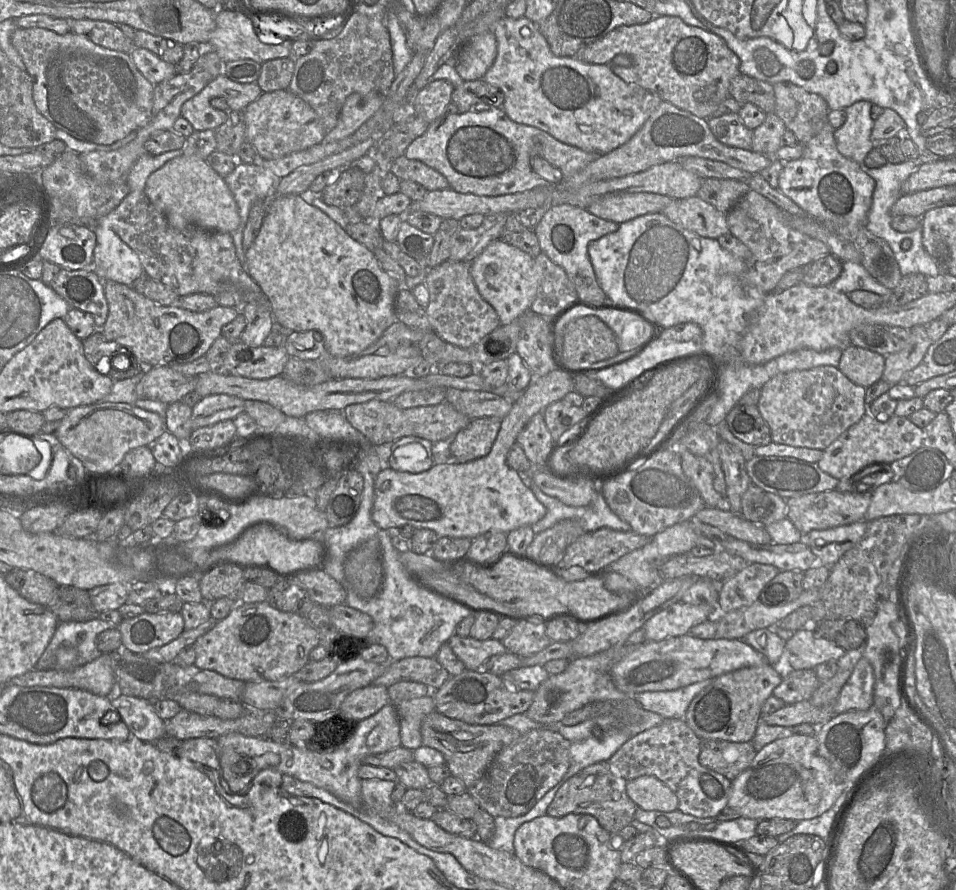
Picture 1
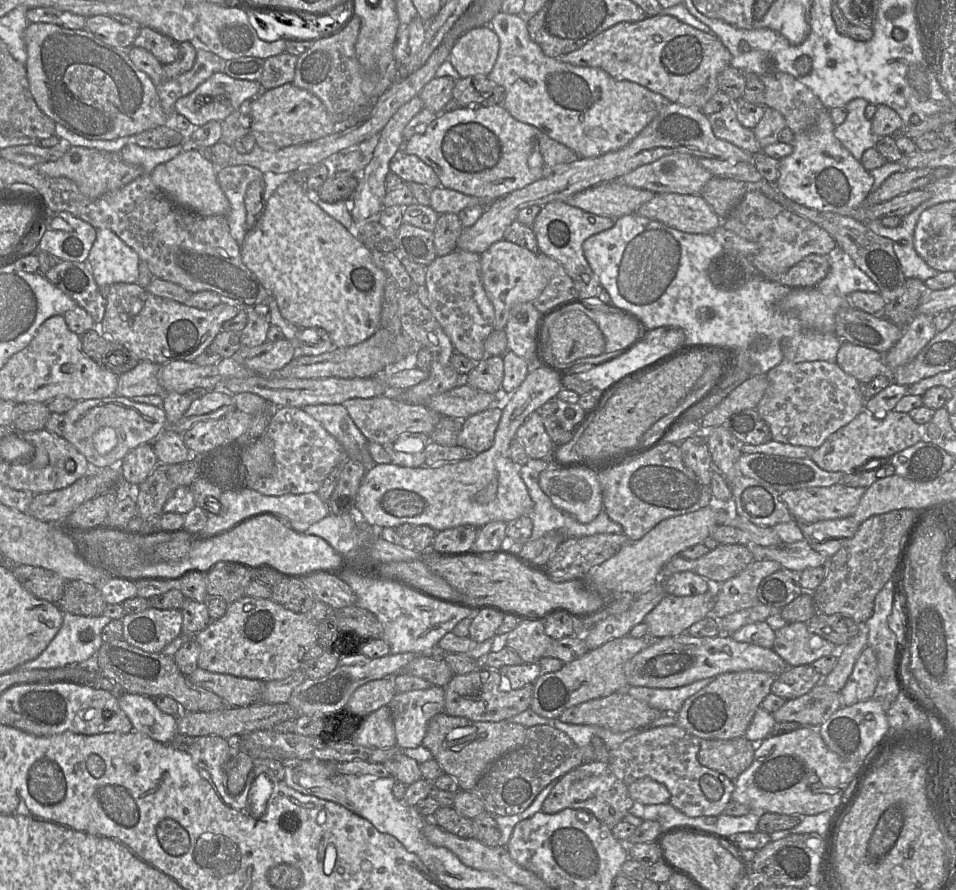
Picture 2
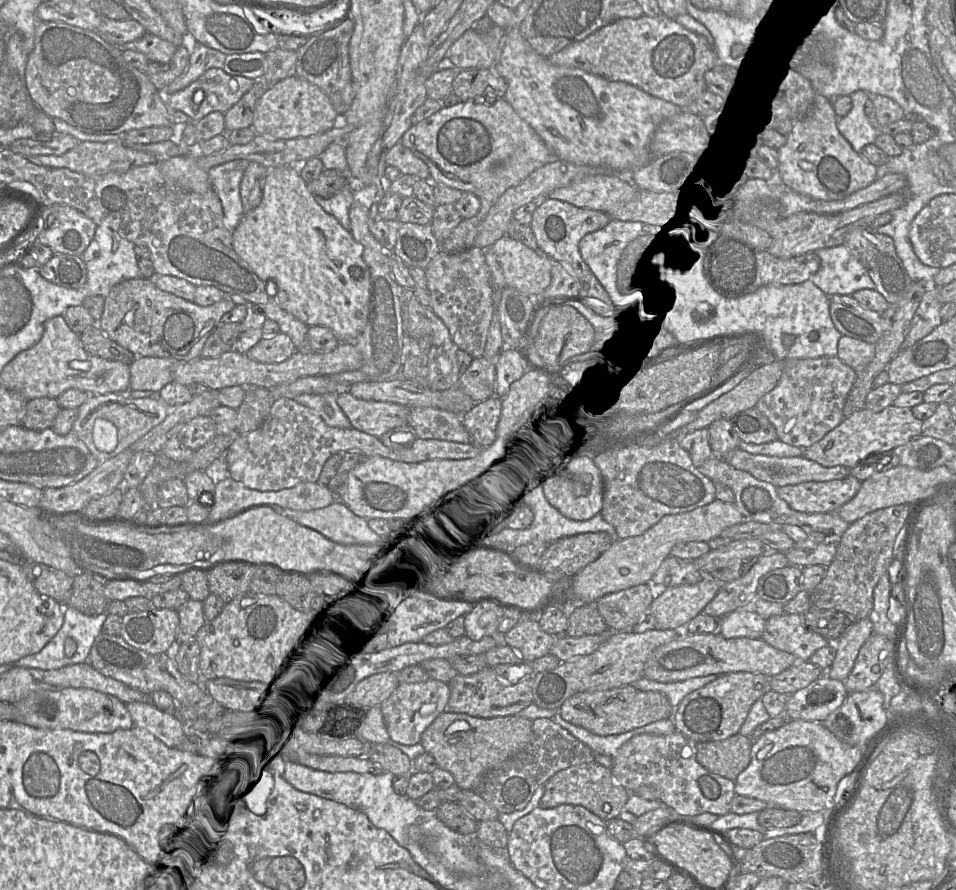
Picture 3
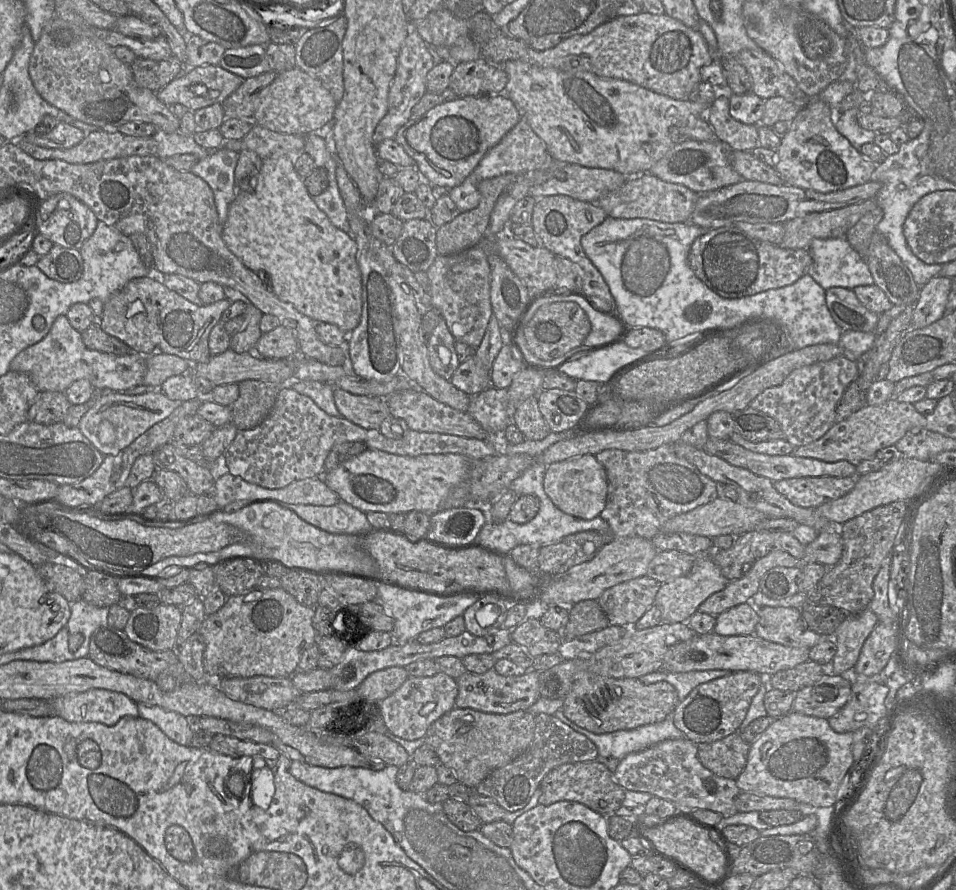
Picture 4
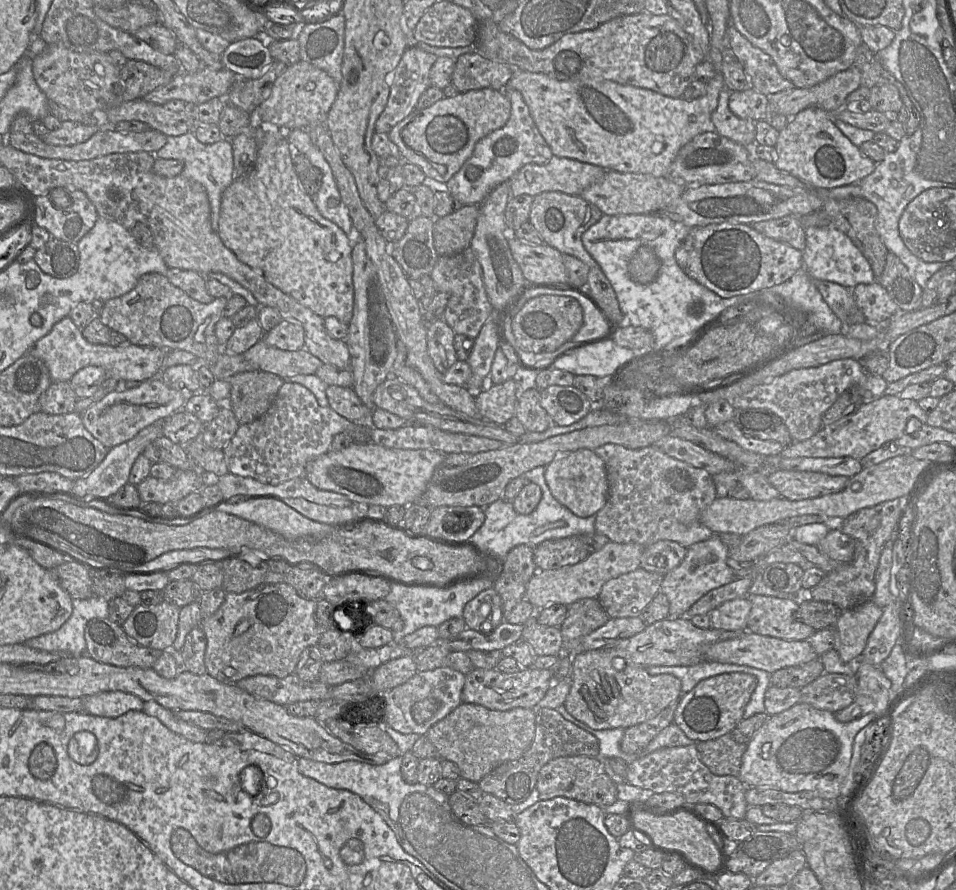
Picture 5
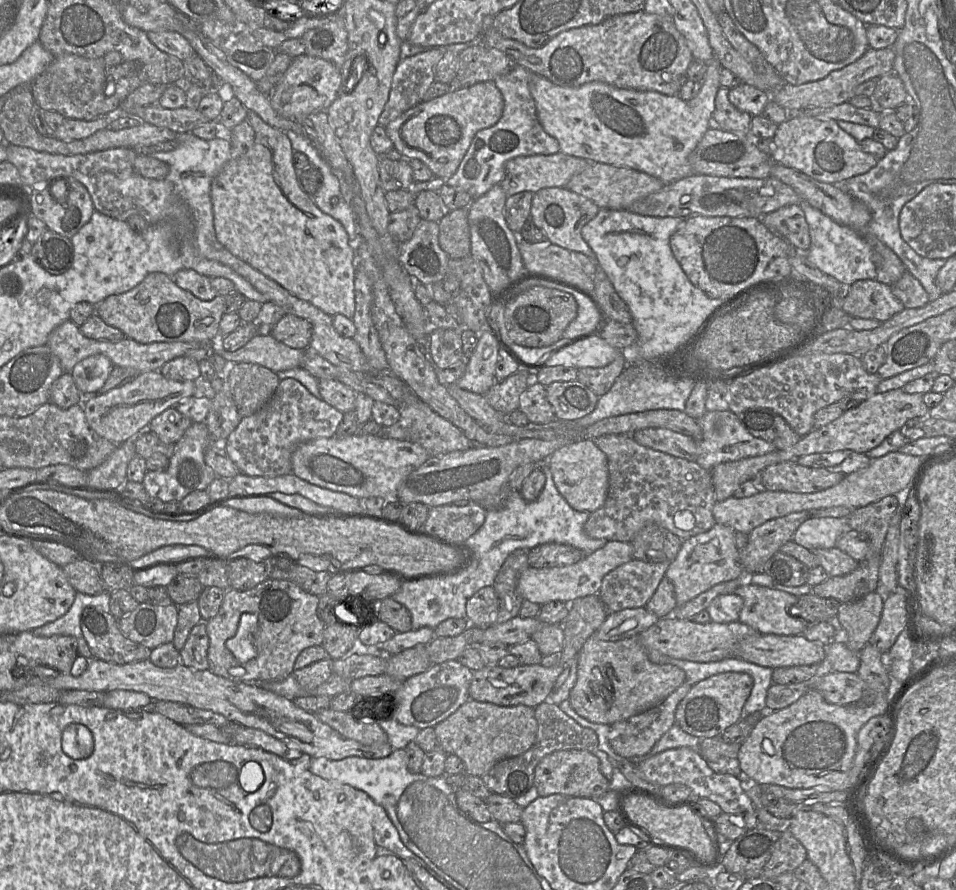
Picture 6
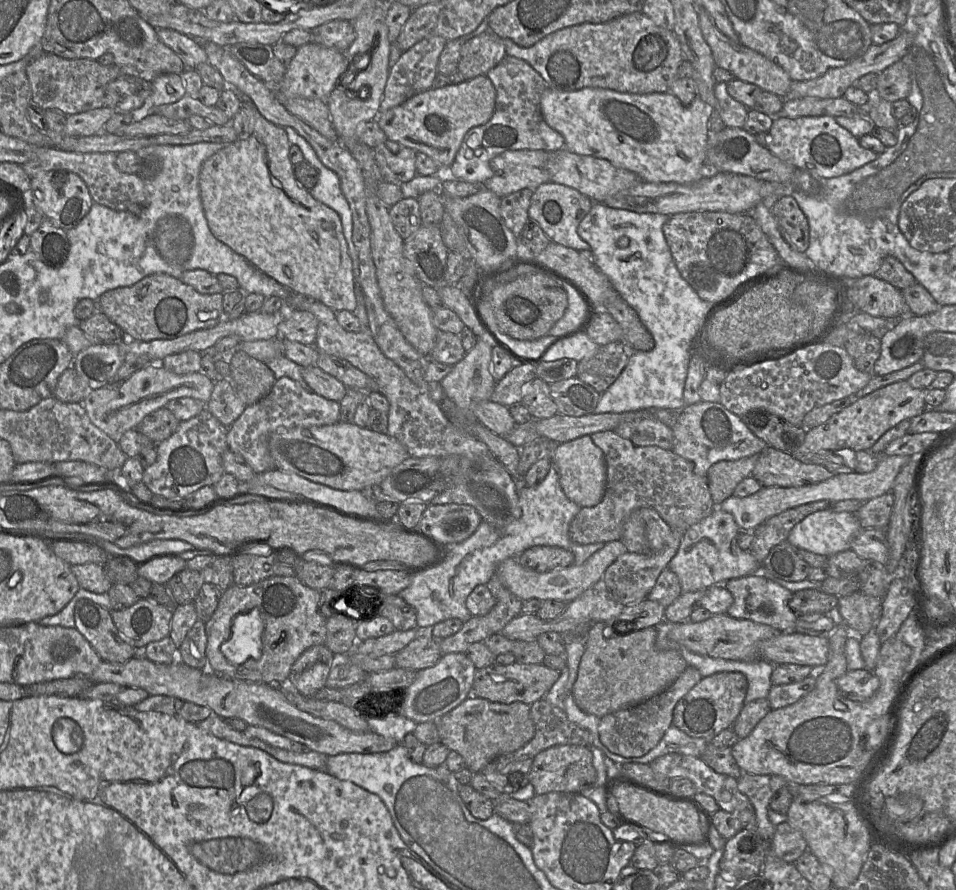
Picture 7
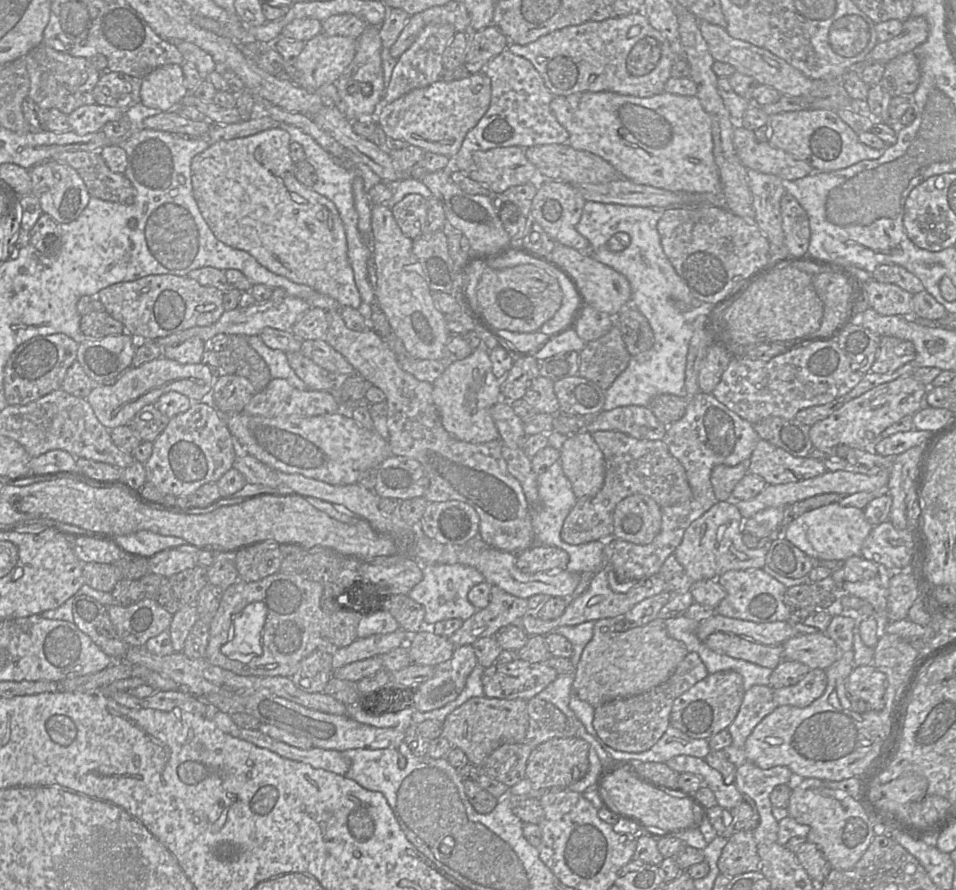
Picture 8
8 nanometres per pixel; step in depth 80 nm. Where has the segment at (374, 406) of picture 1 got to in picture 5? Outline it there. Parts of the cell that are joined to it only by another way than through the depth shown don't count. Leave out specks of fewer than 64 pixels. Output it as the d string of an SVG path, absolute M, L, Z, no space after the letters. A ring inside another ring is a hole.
M329 385L326 388L329 407L355 425L369 425L373 409L365 406L353 388Z

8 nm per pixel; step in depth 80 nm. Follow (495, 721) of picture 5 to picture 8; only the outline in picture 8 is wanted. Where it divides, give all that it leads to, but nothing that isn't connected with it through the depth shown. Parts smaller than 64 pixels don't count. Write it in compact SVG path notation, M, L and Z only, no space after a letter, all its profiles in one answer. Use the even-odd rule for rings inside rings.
M472 697L454 709L443 721L443 731L440 736L445 737L452 747L460 748L469 762L481 766L482 762L499 746L503 744L520 743L524 740L529 726L527 701L523 699L501 699L489 697Z

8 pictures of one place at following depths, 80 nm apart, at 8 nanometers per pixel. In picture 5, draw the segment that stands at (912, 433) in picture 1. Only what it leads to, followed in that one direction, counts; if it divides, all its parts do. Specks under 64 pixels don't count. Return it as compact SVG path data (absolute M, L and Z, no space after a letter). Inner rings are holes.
M900 394L884 395L878 400L863 404L850 415L844 416L830 425L823 426L811 438L785 446L780 452L780 457L851 457L862 461L870 452L890 441L899 439L905 433L906 424L912 417L919 419L923 424L927 424L928 412L923 410L916 400L900 398Z

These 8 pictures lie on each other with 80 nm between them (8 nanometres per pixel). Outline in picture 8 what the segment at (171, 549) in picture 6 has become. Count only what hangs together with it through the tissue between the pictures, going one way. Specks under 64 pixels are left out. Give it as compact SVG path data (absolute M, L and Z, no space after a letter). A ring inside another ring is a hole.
M148 530L113 537L113 541L125 552L150 558L166 549L190 545L186 540L174 536L163 536Z

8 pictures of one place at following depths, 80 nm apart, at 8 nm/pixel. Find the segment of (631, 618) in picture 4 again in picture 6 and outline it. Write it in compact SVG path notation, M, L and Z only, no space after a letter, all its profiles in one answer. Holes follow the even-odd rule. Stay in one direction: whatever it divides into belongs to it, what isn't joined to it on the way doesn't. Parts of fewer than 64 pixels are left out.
M633 558L604 576L598 596L609 613L644 607L664 578L670 563L649 563Z

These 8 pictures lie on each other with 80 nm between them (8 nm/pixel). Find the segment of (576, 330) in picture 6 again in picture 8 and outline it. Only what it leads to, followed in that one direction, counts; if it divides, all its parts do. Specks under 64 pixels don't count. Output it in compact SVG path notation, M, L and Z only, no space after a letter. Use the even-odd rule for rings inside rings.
M542 261L541 263L542 269L557 279L563 293L563 299L558 311L541 326L539 331L548 335L556 335L567 329L574 322L579 314L581 302L573 286L561 272Z

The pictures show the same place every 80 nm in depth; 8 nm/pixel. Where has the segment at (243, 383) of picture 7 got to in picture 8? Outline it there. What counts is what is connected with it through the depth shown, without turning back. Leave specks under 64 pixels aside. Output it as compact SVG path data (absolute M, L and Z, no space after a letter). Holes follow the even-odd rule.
M233 335L227 349L235 364L235 374L247 379L253 389L253 394L262 391L272 379L265 361L249 345L247 338Z

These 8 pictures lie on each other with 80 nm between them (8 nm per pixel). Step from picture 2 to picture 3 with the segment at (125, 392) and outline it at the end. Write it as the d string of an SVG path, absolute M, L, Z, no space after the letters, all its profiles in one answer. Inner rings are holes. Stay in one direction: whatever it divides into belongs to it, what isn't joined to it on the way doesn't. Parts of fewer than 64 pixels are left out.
M136 357L130 366L130 390L159 392L172 381L176 360L158 357Z

